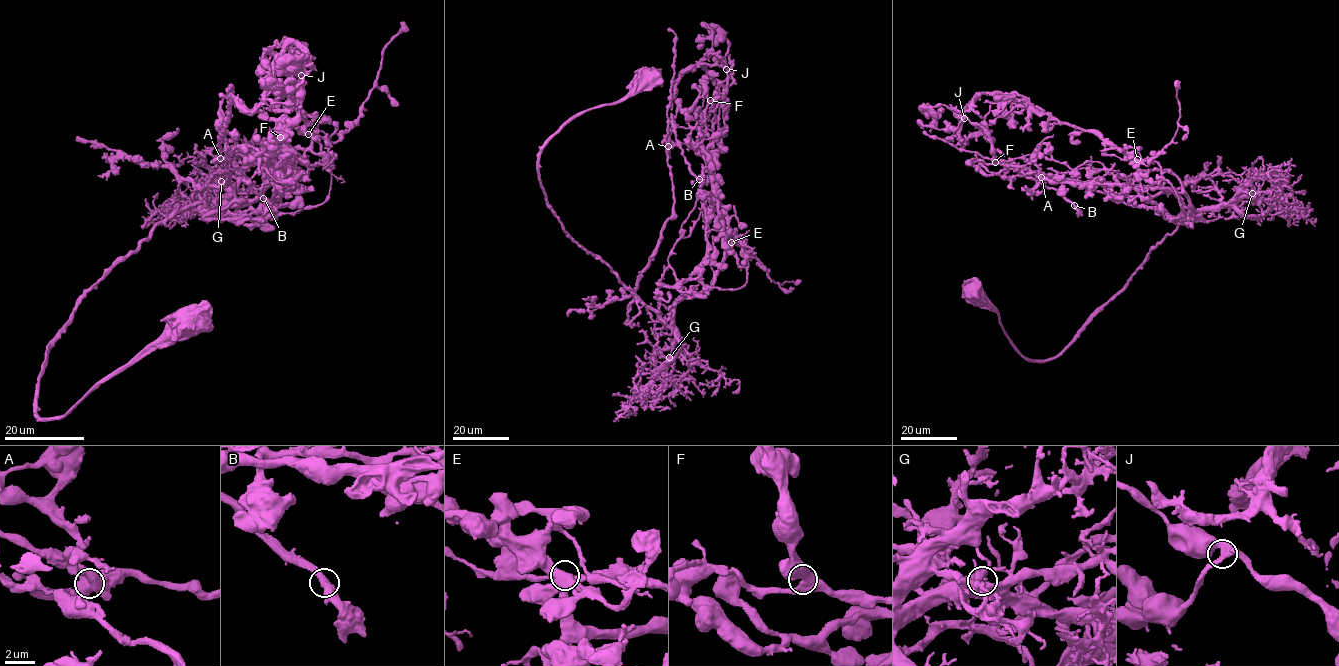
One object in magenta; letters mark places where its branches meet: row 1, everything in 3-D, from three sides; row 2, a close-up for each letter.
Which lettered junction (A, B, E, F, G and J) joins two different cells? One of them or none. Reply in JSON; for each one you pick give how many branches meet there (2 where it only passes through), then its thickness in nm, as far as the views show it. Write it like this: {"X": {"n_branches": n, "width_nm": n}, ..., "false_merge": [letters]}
{"A": {"n_branches": 4, "width_nm": 700}, "false_merge": ["A"]}

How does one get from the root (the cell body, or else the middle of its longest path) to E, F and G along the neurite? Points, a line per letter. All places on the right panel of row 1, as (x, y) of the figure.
E: (973, 291), (1023, 357), (1054, 359), (1178, 224), (1216, 209), (1196, 211), (1174, 175), (1143, 171), (1137, 159)
F: (973, 291), (1023, 357), (1054, 359), (1178, 224), (1216, 209), (1190, 211), (1159, 187), (1048, 180), (995, 162)
G: (973, 291), (997, 311), (1009, 342), (1023, 357), (1054, 359), (1178, 224), (1206, 208), (1236, 203), (1252, 193)

